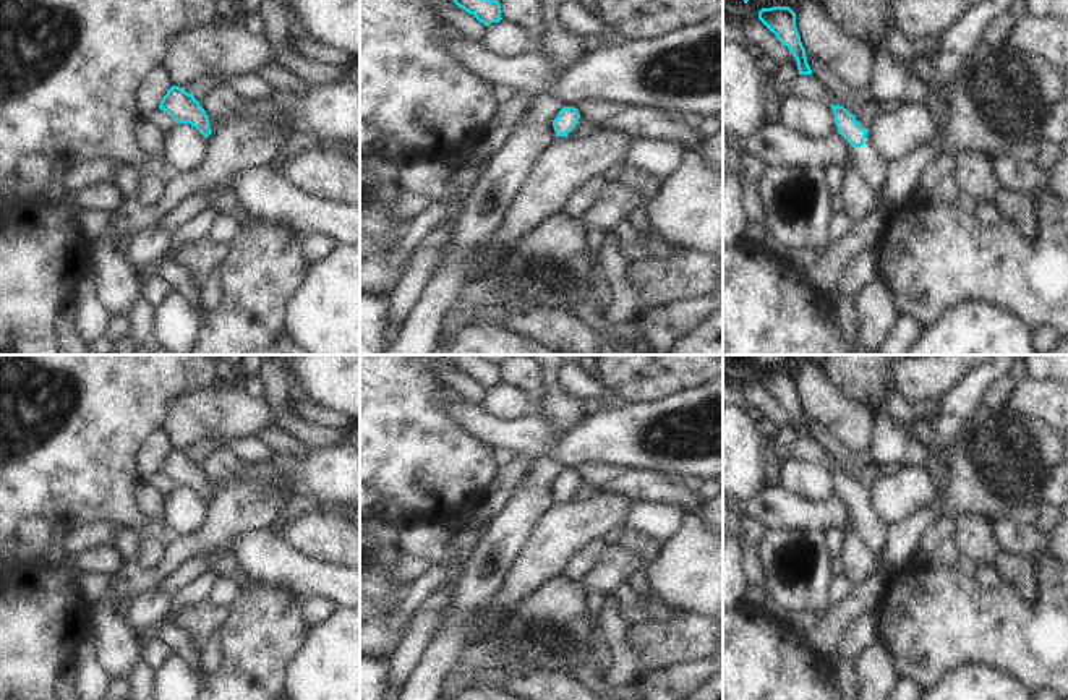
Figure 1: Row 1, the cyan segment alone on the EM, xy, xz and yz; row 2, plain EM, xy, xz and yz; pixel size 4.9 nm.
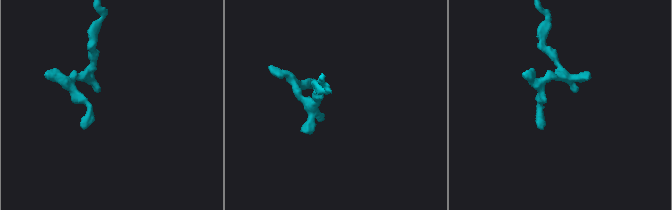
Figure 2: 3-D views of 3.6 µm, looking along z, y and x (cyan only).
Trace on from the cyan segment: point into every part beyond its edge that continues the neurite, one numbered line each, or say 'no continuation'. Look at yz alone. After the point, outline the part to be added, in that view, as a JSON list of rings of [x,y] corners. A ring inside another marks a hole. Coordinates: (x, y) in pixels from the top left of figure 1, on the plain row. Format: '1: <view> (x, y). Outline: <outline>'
1: yz (871, 529). Outline: [[[861,509],[851,515],[849,530],[852,530],[875,554],[886,546],[890,525],[878,515]]]

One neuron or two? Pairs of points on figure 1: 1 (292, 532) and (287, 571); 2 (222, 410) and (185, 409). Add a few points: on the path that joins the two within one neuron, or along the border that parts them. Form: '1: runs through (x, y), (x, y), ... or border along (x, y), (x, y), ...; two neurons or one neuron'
1: border along (269, 527), (292, 548), (324, 564); two neurons
2: runs through (213, 410), (195, 410); one neuron

